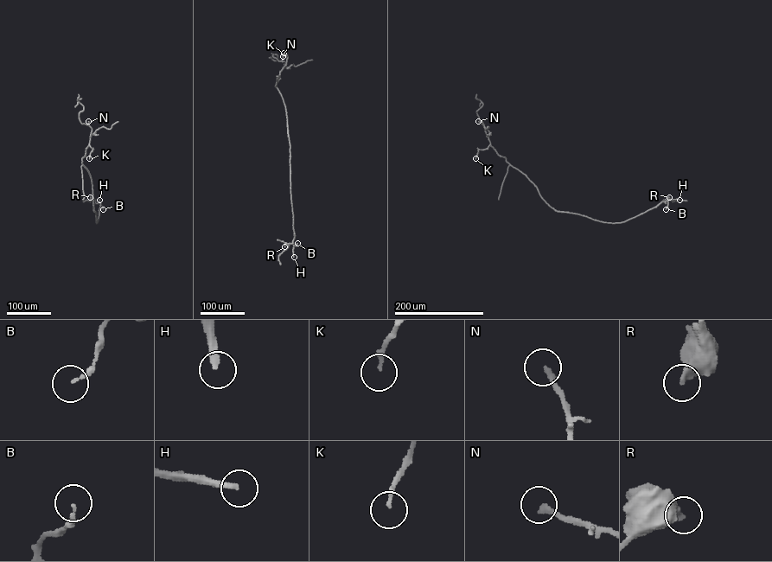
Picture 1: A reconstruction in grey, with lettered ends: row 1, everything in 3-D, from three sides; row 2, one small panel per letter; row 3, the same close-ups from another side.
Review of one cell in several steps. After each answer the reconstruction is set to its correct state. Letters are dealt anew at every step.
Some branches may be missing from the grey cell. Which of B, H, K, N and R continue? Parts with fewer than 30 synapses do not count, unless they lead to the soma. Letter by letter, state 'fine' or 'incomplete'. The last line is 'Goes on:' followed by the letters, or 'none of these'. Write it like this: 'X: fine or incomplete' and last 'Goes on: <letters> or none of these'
B: fine
H: incomplete
K: fine
N: incomplete
R: fine
Goes on: H, N

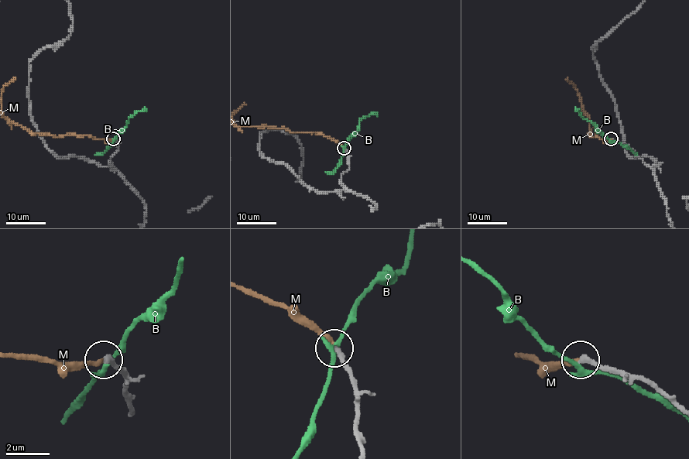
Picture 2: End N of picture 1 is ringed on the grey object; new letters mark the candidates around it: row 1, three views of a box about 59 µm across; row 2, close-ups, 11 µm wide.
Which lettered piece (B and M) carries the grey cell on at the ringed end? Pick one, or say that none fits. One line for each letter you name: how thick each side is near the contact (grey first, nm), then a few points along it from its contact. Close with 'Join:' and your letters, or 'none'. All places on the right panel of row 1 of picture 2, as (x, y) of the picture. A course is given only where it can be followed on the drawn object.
M: 240/200 nm | via (610, 139), (602, 139), (594, 134), (591, 136), (589, 118), (584, 113), (575, 87), (567, 77)
Join: M

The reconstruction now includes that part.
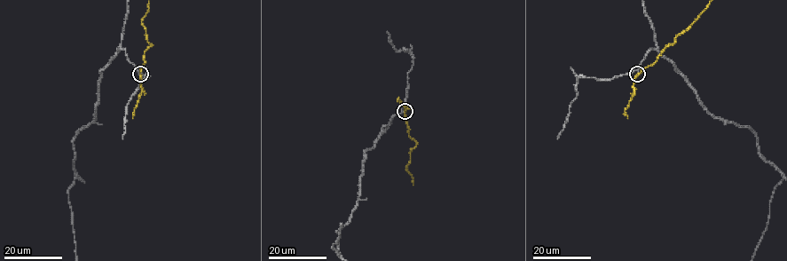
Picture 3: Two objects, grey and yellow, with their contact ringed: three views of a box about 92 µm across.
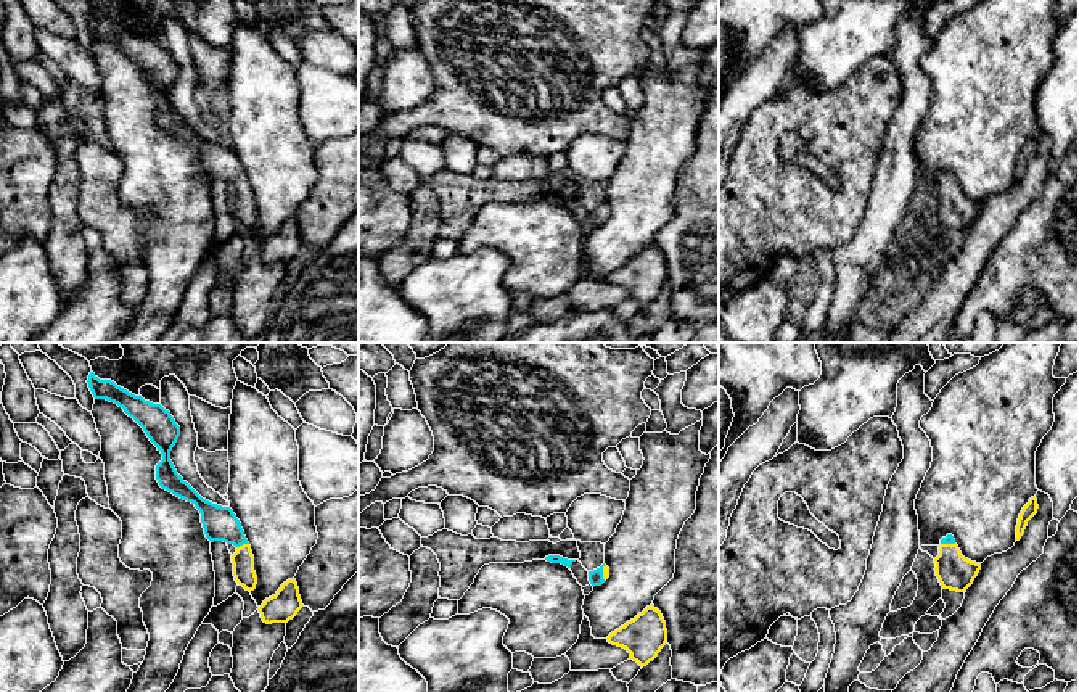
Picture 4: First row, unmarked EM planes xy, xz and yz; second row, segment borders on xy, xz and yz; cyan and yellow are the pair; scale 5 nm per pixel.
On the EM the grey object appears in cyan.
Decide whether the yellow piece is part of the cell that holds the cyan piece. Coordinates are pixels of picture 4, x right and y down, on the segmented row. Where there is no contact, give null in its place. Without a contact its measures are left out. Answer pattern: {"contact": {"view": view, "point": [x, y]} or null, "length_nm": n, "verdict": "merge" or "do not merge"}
{"contact": {"view": "xy", "point": [242, 544]}, "length_nm": 70, "verdict": "merge"}

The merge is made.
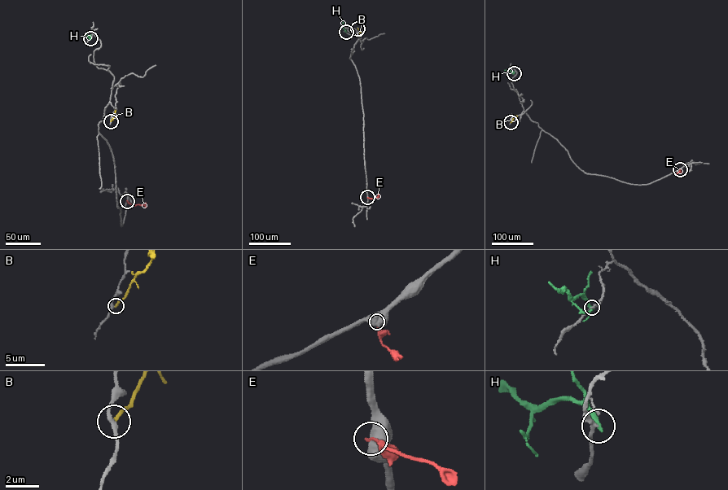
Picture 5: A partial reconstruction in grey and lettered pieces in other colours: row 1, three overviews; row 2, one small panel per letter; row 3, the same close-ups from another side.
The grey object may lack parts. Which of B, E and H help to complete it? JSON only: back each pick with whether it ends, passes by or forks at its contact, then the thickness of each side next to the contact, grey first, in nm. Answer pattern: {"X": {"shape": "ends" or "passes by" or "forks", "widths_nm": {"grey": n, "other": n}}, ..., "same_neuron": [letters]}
{"same_neuron": []}

